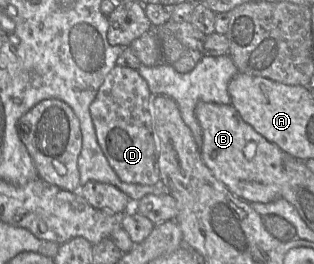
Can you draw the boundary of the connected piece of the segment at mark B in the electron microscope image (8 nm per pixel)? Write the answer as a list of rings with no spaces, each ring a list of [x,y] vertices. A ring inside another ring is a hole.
[[[200,101],[194,112],[202,130],[202,160],[217,180],[247,203],[269,203],[281,197],[284,151],[246,123],[232,104]]]

